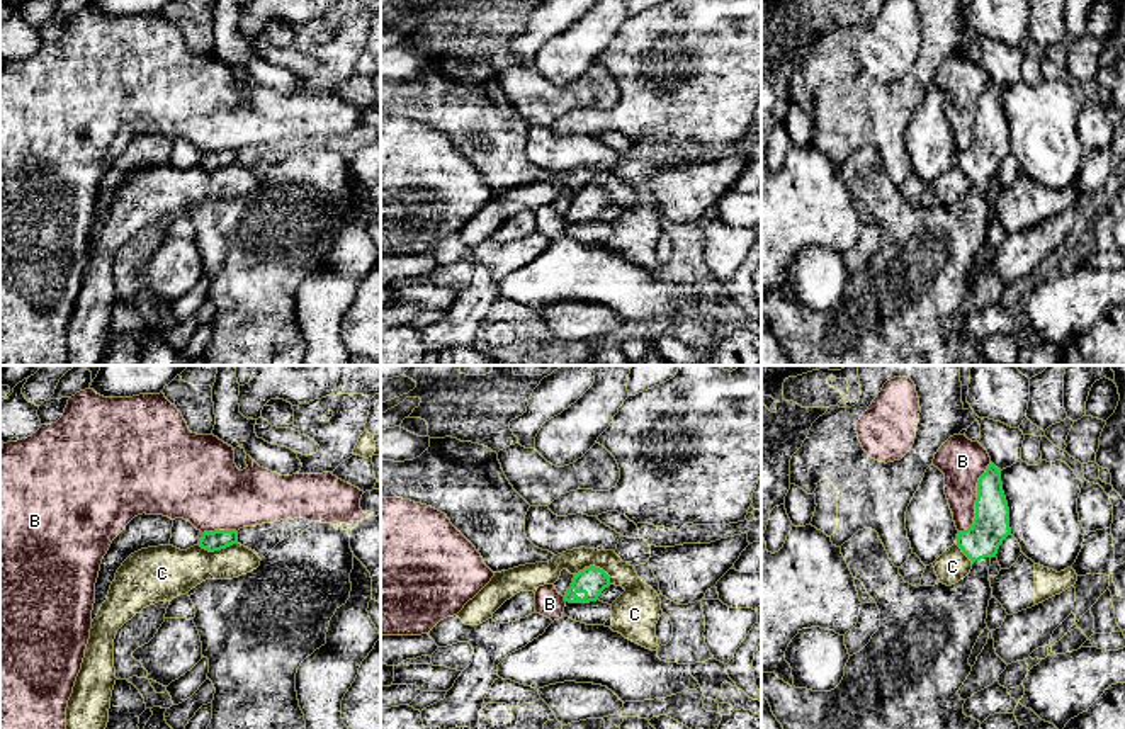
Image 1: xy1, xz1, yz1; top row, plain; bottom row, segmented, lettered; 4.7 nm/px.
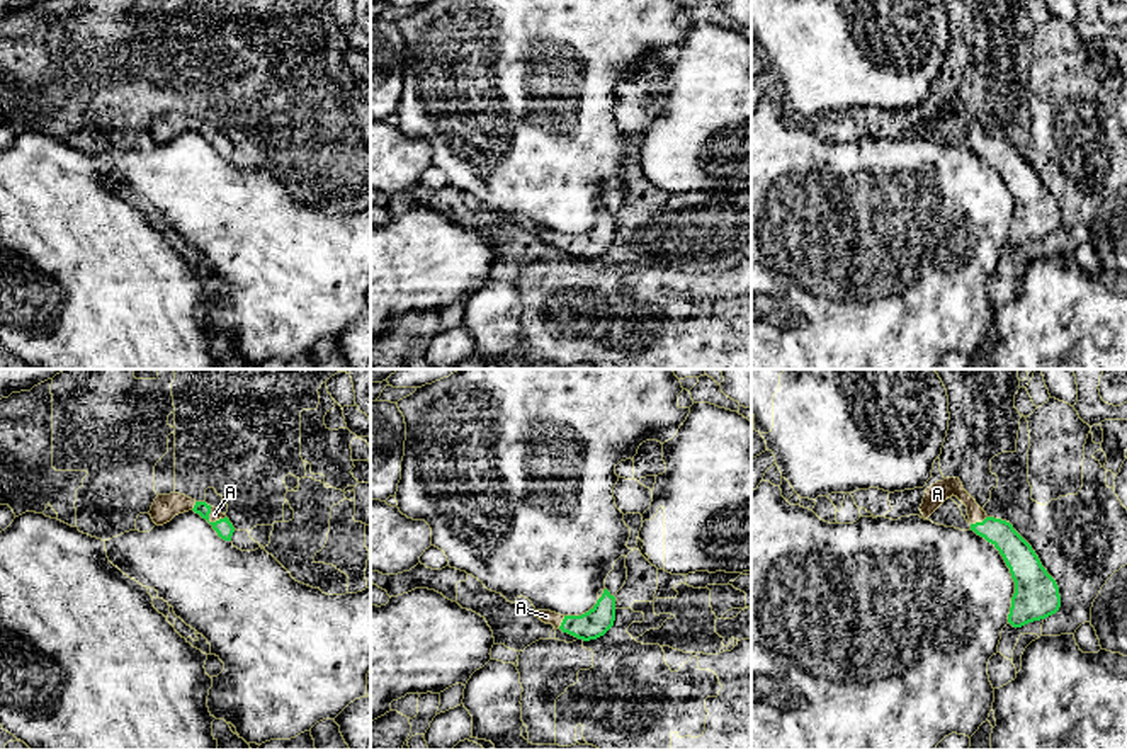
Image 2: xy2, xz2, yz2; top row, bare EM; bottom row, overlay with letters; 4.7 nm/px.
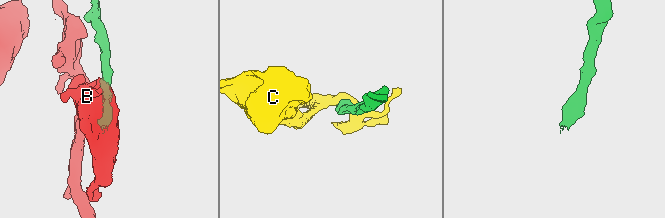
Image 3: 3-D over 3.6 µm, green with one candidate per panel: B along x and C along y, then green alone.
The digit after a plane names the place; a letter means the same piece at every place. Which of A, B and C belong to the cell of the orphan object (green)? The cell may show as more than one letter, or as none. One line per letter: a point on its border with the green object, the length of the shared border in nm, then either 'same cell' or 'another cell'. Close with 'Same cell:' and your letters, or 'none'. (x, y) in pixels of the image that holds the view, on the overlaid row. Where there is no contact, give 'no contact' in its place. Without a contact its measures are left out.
A: yz2 (978, 522) | 90 nm | same cell
B: yz1 (976, 500) | 360 nm | another cell
C: xz1 (593, 566) | 180 nm | another cell
Same cell: A

